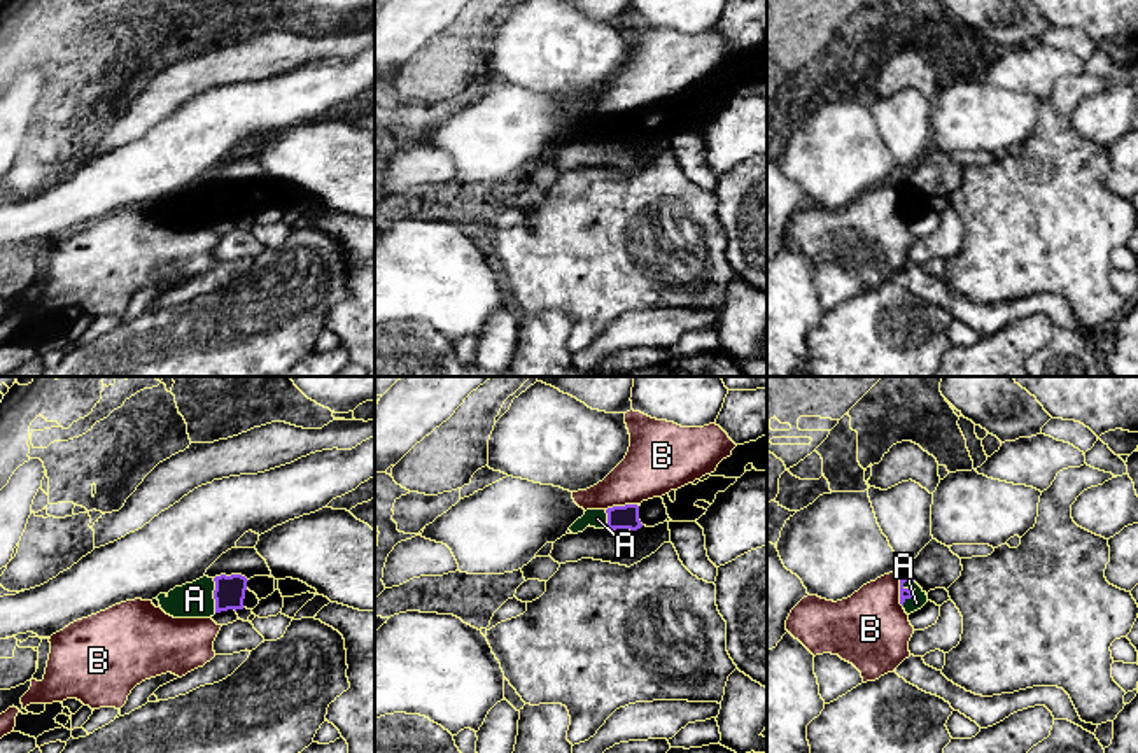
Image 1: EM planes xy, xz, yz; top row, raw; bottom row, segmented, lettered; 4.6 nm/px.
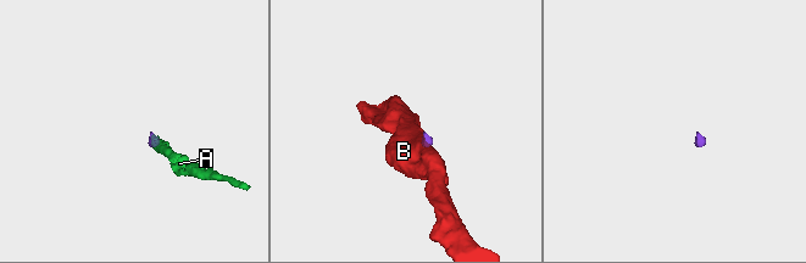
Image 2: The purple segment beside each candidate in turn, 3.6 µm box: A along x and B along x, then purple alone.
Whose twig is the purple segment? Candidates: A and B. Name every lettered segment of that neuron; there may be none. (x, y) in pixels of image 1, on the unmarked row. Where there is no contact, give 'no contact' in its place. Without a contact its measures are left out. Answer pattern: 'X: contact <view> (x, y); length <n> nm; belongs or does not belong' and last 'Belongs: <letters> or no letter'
A: contact yz (911, 198); length 130 nm; belongs
B: contact yz (900, 198); length 160 nm; does not belong
Belongs: A

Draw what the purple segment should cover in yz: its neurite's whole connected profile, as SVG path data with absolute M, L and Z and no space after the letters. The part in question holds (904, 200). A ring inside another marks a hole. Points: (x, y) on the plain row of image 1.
M902 177L898 179L898 187L900 187L900 212L903 214L905 221L910 222L921 217L928 210L926 200Z

